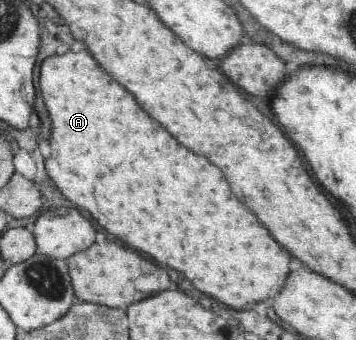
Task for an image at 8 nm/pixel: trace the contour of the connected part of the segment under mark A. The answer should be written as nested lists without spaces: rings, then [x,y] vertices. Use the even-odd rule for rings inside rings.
[[[87,49],[79,52],[69,50],[63,56],[55,55],[43,60],[39,78],[43,100],[53,124],[51,156],[44,160],[45,167],[51,181],[65,198],[87,210],[109,234],[119,236],[127,246],[133,246],[135,250],[141,250],[183,272],[197,290],[211,294],[229,308],[243,310],[249,302],[269,302],[283,288],[289,274],[289,254],[271,238],[255,214],[237,200],[223,178],[223,172],[205,156],[197,156],[177,142],[159,122],[135,104],[135,98],[131,98],[119,82],[101,70]]]

